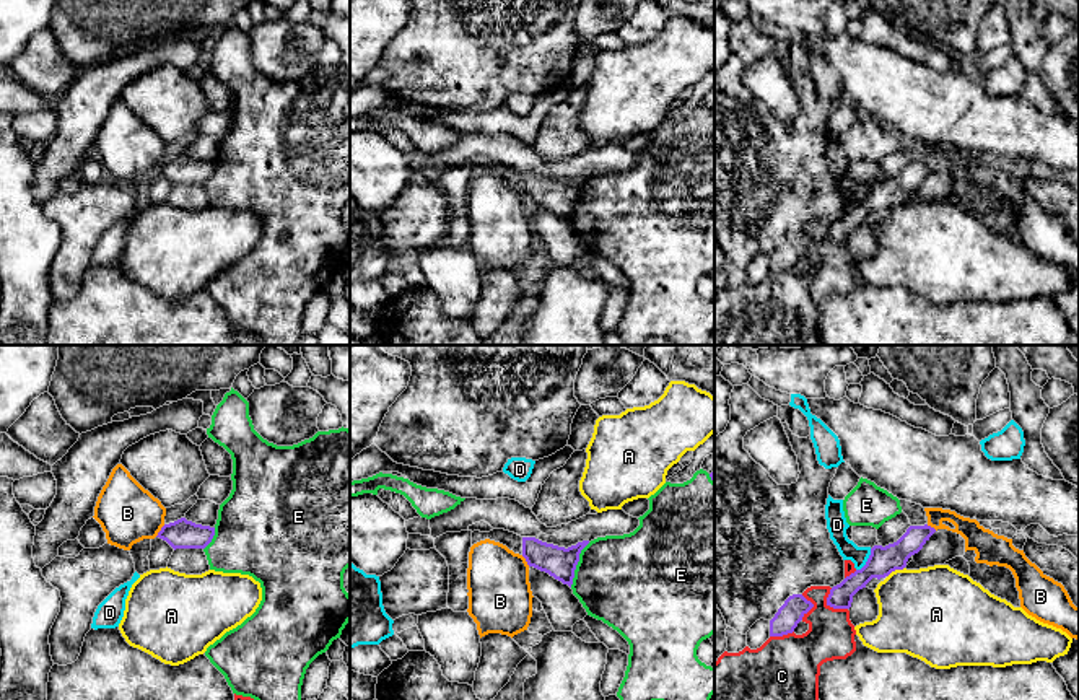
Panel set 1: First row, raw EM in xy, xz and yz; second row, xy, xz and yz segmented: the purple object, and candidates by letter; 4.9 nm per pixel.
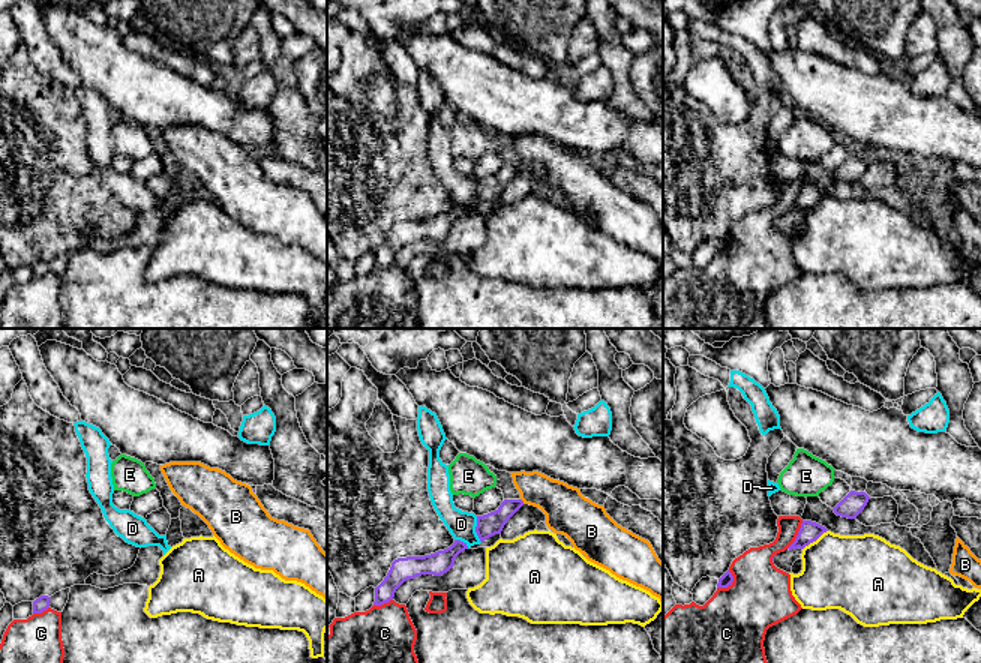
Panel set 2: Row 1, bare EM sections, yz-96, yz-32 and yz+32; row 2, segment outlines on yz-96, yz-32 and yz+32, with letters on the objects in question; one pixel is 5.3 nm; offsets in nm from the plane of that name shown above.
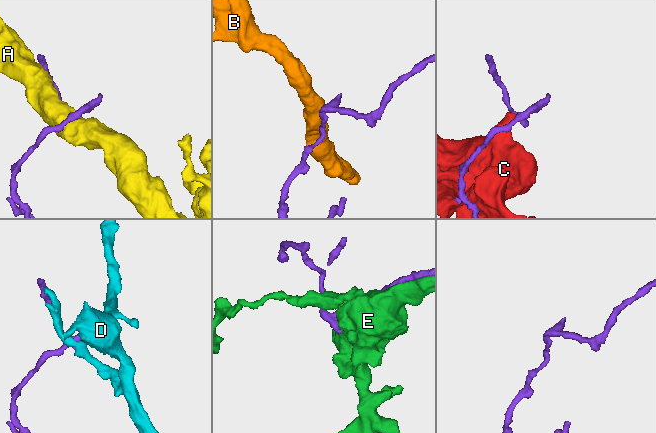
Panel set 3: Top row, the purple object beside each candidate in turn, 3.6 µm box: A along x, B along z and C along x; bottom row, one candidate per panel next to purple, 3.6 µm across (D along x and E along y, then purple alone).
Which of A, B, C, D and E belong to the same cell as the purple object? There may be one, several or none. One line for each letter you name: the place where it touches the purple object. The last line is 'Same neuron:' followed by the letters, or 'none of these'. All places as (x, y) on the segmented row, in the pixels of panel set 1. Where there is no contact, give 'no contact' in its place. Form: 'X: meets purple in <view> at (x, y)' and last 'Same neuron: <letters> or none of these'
Same neuron: none of these

